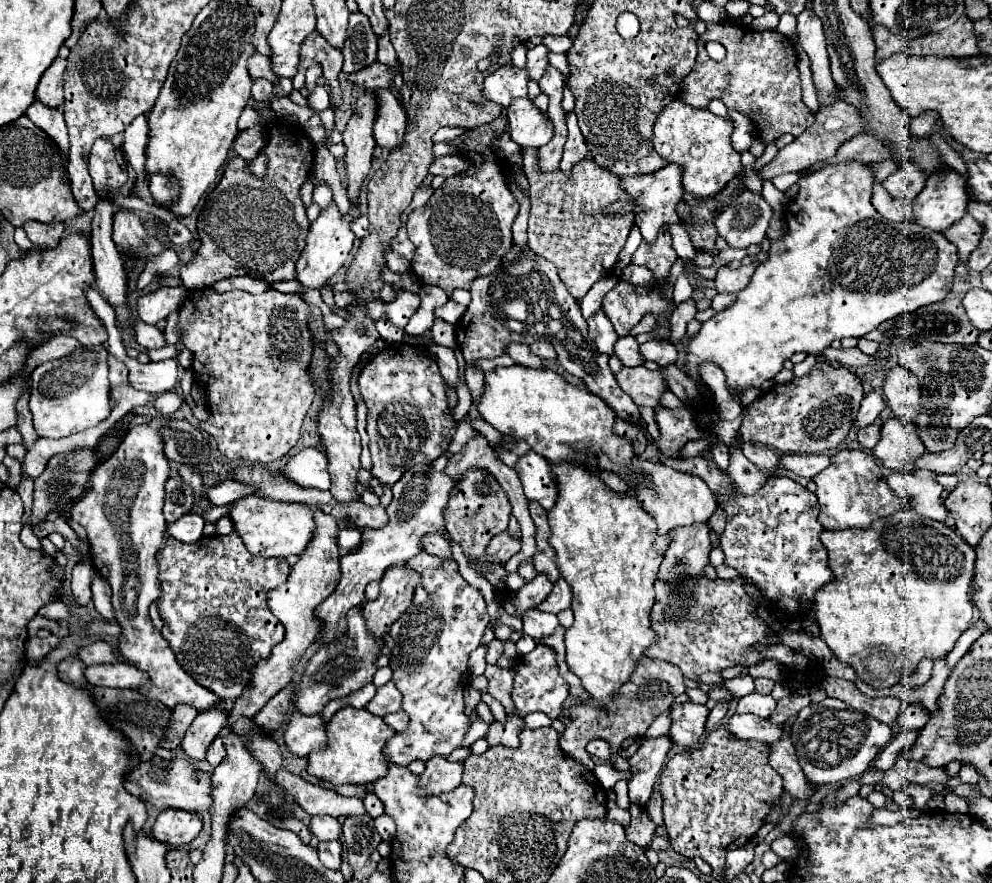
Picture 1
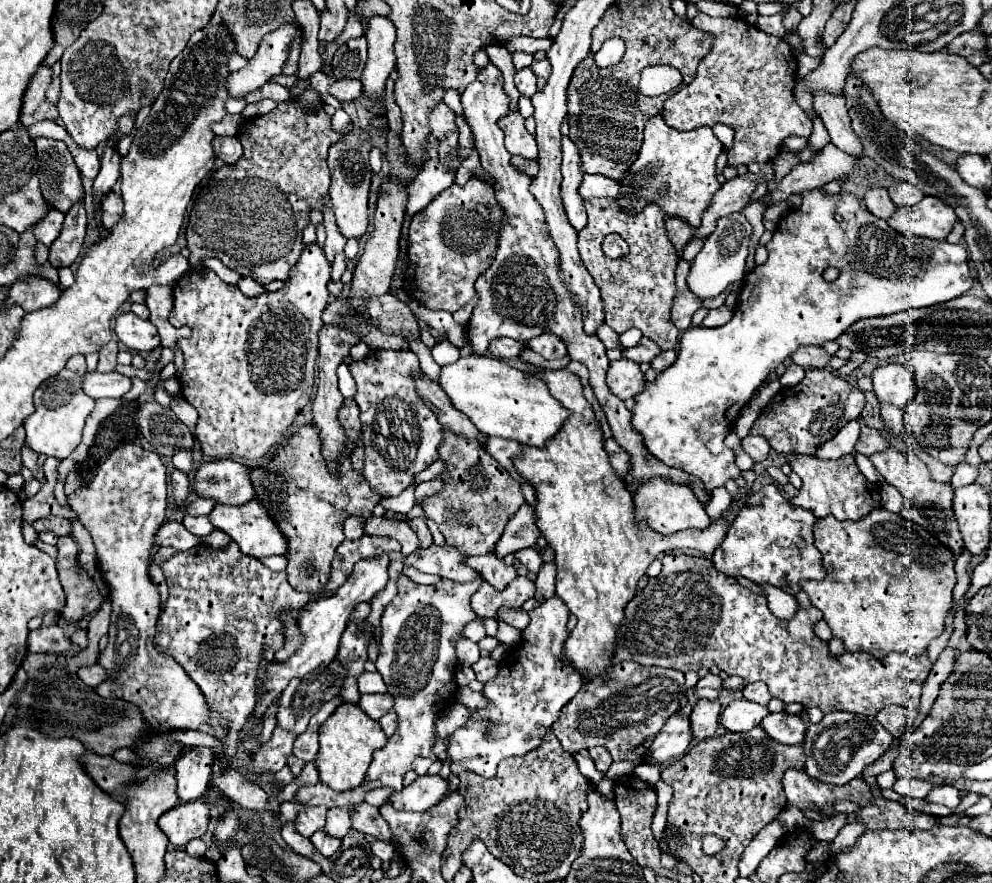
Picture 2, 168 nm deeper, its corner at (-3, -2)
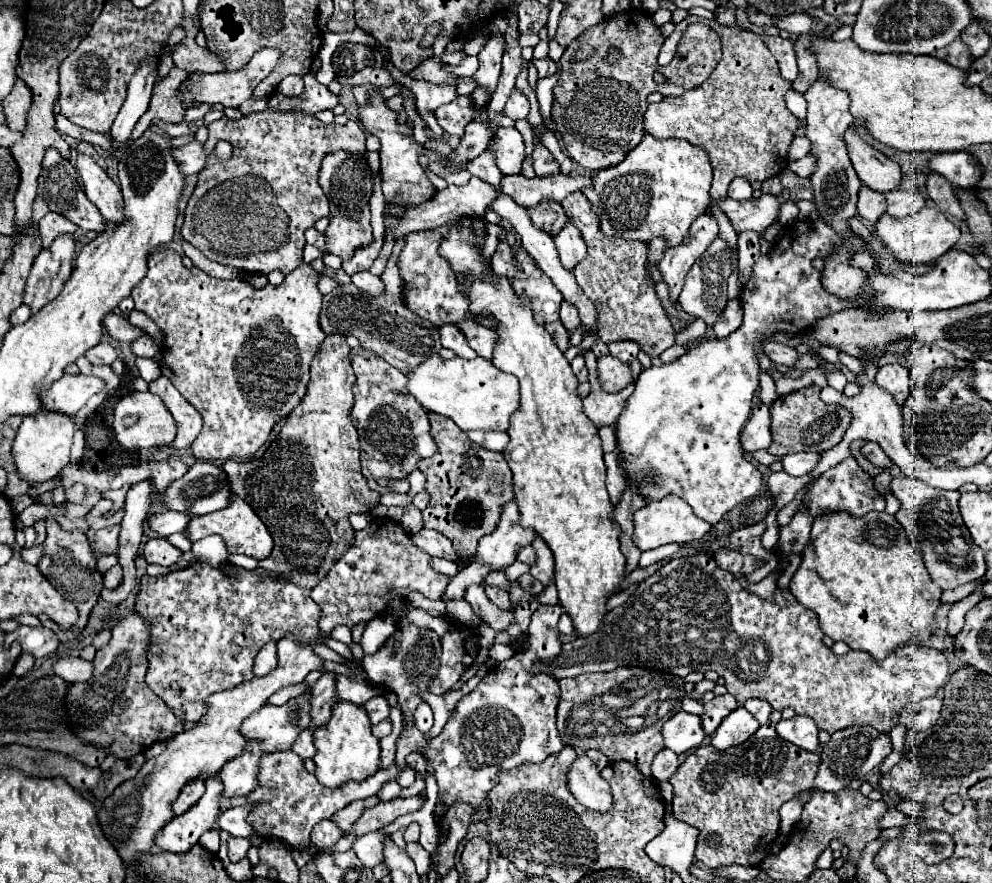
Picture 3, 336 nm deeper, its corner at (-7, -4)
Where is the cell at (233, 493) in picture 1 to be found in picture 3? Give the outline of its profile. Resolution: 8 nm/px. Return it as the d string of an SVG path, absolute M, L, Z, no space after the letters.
M166 511L166 513L154 515L154 517L150 519L150 529L156 531L160 537L168 537L168 535L172 535L172 533L184 531L192 519L194 519L194 515L190 515L190 513Z

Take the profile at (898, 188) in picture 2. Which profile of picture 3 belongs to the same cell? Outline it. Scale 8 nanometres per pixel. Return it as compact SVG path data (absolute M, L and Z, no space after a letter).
M896 189L896 191L888 191L884 197L888 201L886 213L892 217L912 215L926 205L926 199L918 189Z

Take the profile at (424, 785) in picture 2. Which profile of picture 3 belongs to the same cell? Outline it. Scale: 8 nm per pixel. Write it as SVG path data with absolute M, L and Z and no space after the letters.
M414 795L414 797L398 797L392 801L380 801L378 805L366 809L366 813L358 819L358 825L354 825L354 835L366 835L370 831L378 831L382 827L386 827L388 823L392 823L394 819L406 815L406 813L414 813L418 809L422 809L422 805L426 803L424 795Z

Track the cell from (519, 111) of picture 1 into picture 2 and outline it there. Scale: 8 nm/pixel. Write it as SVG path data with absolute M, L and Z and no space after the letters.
M518 111L502 117L498 125L504 131L504 145L510 151L510 155L518 155L524 159L538 157L536 139L524 129L524 117Z

